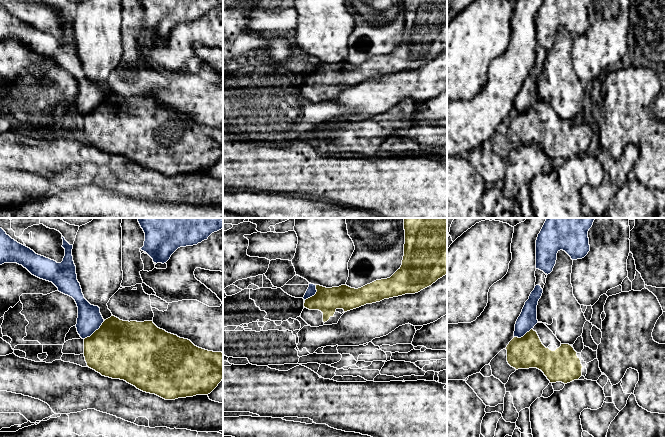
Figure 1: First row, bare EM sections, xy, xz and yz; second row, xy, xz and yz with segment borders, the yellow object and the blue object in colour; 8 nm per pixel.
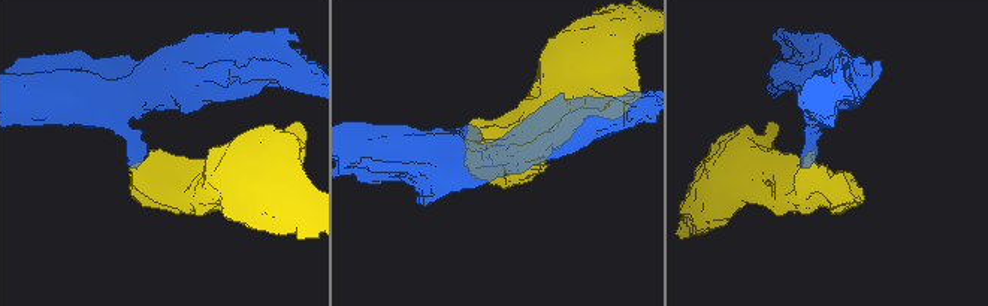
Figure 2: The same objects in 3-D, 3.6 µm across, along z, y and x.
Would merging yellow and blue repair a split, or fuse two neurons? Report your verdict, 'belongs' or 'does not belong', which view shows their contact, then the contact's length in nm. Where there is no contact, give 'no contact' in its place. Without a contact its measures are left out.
does not belong | xy | 220 nm

